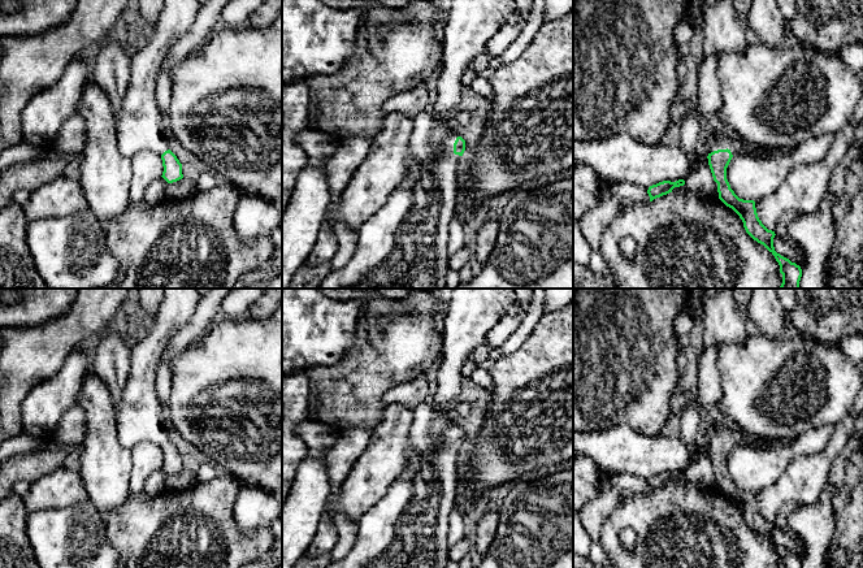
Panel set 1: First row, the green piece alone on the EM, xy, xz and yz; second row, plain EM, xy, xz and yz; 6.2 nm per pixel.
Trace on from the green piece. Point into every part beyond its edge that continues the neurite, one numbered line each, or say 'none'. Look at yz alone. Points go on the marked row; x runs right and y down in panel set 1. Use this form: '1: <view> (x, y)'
1: yz (721, 139)

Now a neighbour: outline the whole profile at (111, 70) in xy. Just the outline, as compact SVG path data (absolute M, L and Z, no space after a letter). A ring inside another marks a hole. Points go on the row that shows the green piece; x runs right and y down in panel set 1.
M113 35L101 45L92 65L91 77L107 94L114 112L122 107L130 71L131 57L127 55L126 44Z

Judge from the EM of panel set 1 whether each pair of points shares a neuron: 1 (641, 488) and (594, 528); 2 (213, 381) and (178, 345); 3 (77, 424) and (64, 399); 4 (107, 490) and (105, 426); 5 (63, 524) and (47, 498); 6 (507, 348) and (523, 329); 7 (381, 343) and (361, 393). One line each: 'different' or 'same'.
1: same
2: different
3: different
4: same
5: different
6: same
7: same

